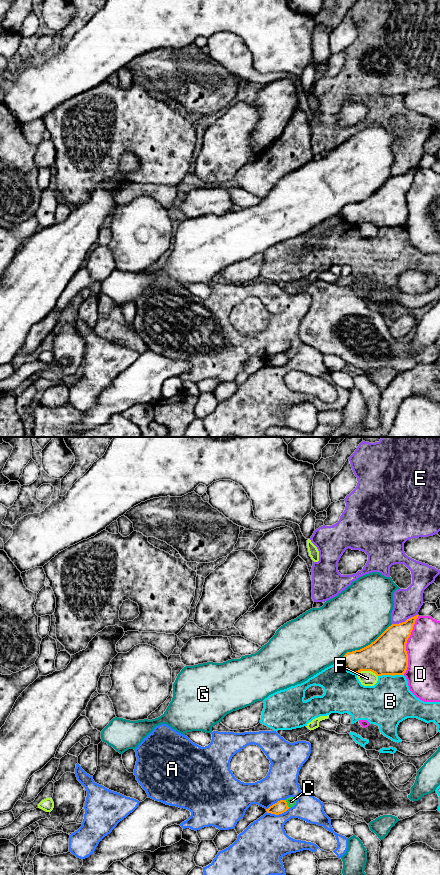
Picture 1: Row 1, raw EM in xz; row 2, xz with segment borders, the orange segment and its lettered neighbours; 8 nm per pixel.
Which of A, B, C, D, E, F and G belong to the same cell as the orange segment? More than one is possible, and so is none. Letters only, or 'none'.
none

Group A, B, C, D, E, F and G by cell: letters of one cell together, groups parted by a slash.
A / B / C / D / E / F / G

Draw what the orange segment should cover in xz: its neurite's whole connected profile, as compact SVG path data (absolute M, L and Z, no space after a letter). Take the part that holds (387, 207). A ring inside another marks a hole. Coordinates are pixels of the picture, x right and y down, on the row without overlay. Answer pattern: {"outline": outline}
{"outline": "M419 167L389 178L370 197L347 204L340 216L348 223L371 223L377 228L404 227L408 219L406 195Z"}

